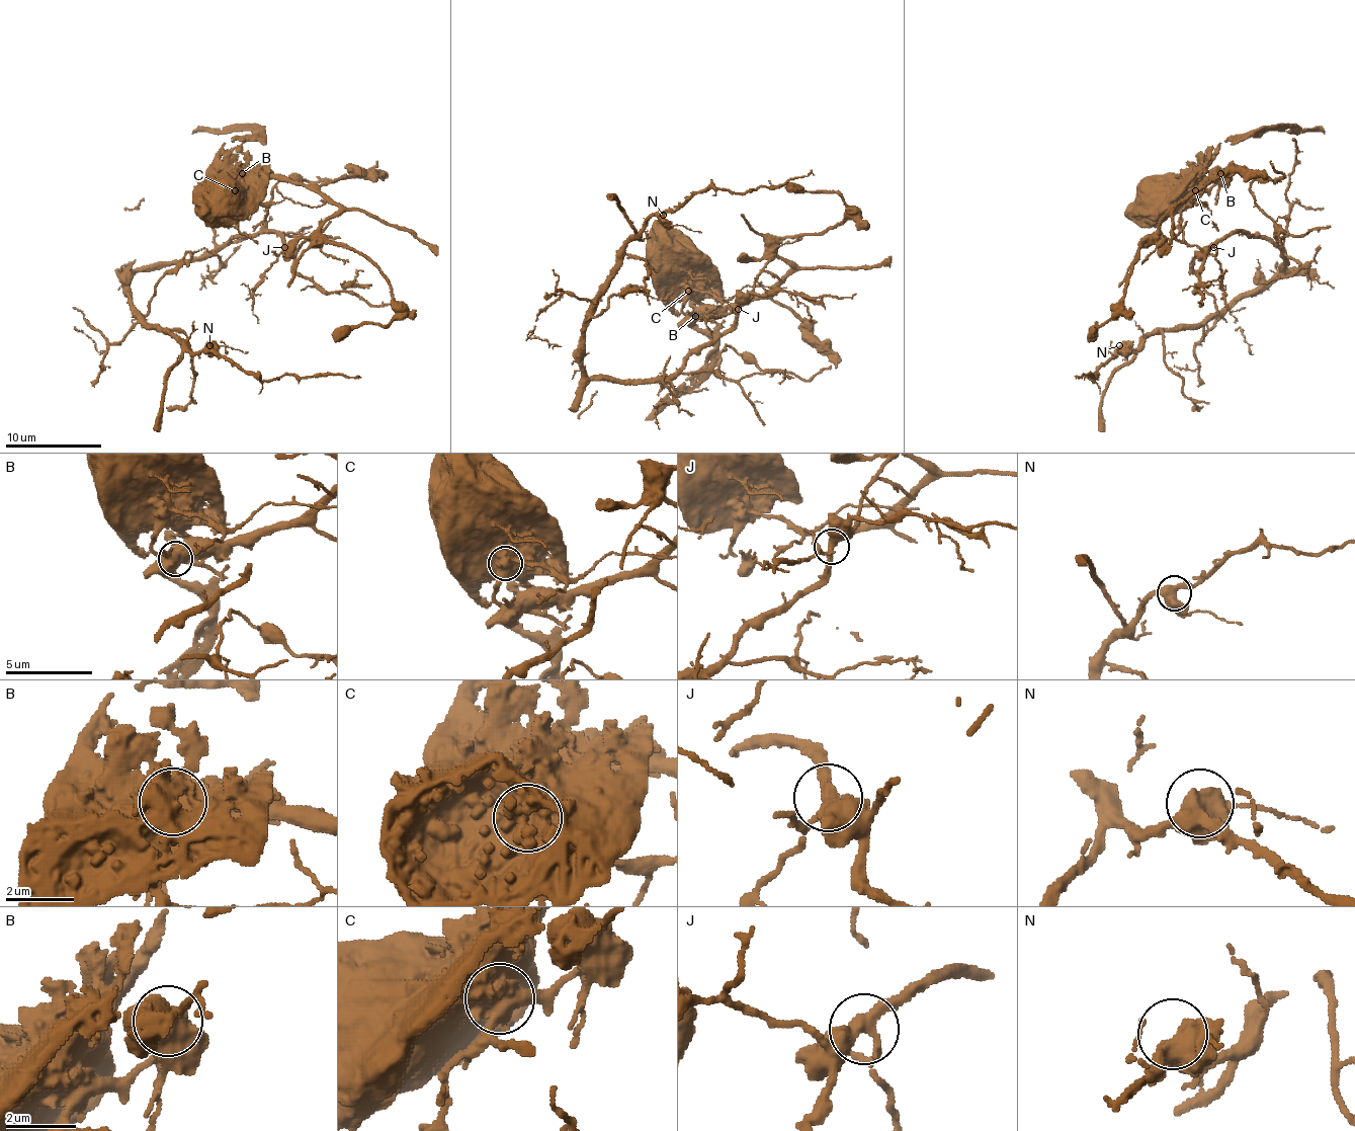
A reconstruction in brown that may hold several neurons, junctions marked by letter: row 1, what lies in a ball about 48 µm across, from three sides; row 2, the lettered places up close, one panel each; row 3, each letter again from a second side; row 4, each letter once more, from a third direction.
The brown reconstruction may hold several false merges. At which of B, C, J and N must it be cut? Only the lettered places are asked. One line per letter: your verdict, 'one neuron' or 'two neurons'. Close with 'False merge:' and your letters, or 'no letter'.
B: two neurons
C: two neurons
J: one neuron
N: one neuron
False merge: B, C

